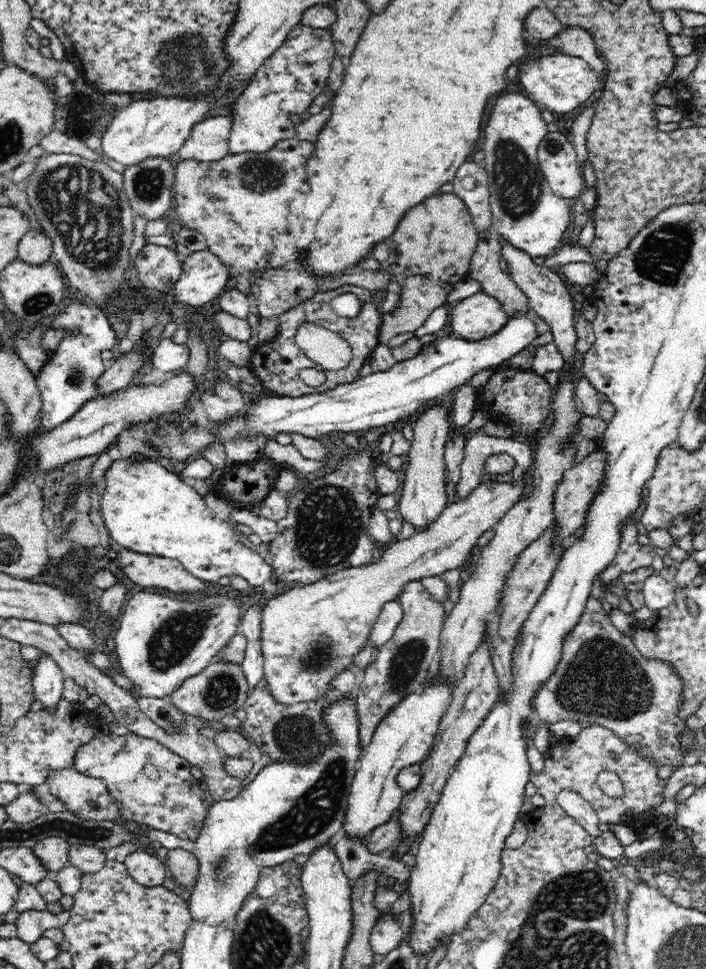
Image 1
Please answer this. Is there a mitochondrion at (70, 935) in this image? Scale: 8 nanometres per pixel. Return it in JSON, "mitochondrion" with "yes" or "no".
{"mitochondrion":"no"}

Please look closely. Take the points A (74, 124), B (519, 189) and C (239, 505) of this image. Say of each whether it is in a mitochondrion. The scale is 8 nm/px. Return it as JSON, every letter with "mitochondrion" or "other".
{"A":"mitochondrion","B":"mitochondrion","C":"other"}

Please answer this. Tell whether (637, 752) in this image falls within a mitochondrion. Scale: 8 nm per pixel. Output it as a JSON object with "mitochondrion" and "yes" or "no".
{"mitochondrion":"no"}

